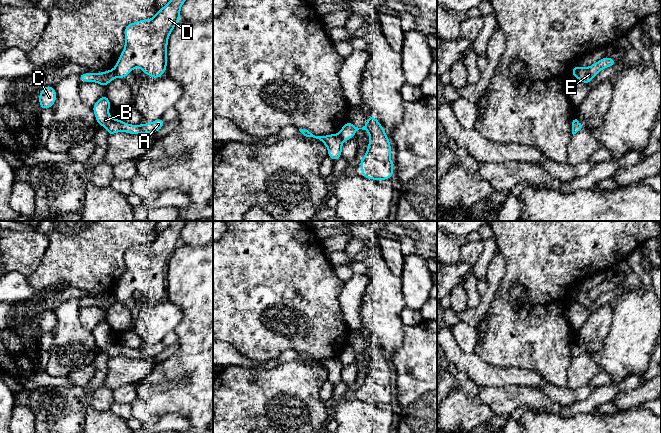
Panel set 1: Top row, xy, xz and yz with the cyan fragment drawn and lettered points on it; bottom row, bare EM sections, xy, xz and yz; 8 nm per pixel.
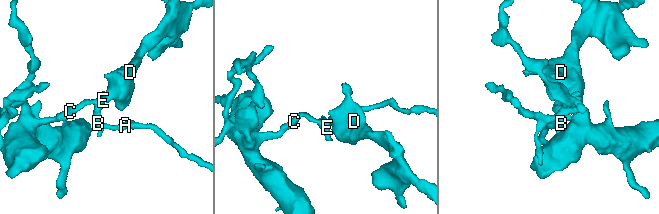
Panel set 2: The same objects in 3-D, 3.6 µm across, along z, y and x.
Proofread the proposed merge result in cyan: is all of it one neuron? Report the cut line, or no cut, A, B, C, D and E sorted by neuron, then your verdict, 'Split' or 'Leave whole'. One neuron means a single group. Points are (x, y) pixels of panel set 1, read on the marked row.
Split along yz (579, 67), (574, 76). Groups: A B C E / D. Split

